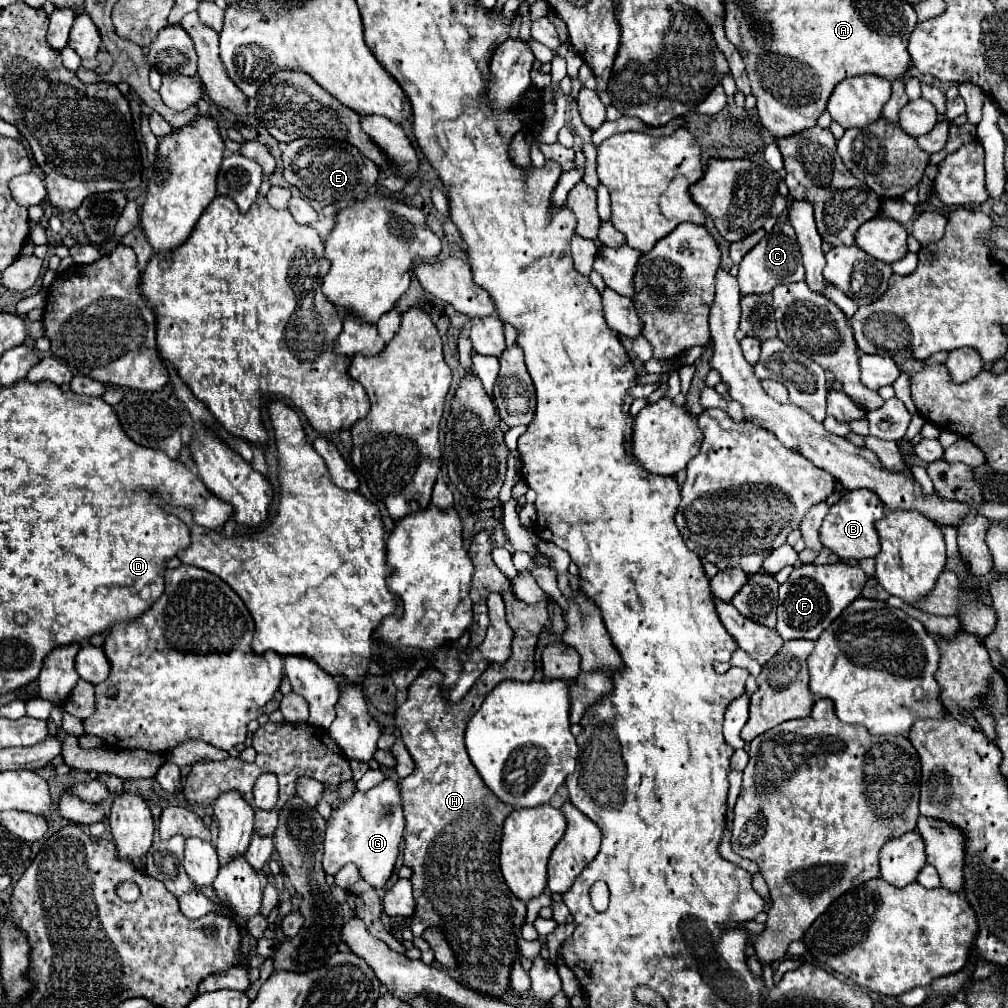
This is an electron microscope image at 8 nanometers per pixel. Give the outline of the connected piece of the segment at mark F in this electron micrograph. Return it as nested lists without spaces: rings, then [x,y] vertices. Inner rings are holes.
[[[804,564],[794,568],[784,584],[780,584],[780,604],[778,604],[778,624],[776,632],[784,640],[816,640],[824,628],[834,622],[840,612],[860,596],[864,588],[866,574],[860,566],[848,564]]]

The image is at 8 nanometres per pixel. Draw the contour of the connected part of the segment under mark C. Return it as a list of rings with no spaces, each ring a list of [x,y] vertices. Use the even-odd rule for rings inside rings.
[[[786,220],[782,224],[776,224],[740,262],[738,272],[738,284],[740,294],[766,294],[776,284],[790,284],[804,280],[804,266],[800,258],[800,246],[796,242],[796,234],[792,230],[792,224]]]

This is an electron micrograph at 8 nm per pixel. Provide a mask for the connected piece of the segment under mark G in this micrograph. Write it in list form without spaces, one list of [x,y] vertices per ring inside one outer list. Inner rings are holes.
[[[390,778],[370,788],[368,792],[356,790],[350,800],[338,800],[330,820],[326,822],[322,860],[324,872],[336,874],[344,864],[352,862],[358,866],[362,880],[366,880],[372,888],[382,888],[394,872],[404,826],[406,822],[402,814],[400,790],[398,784]]]

